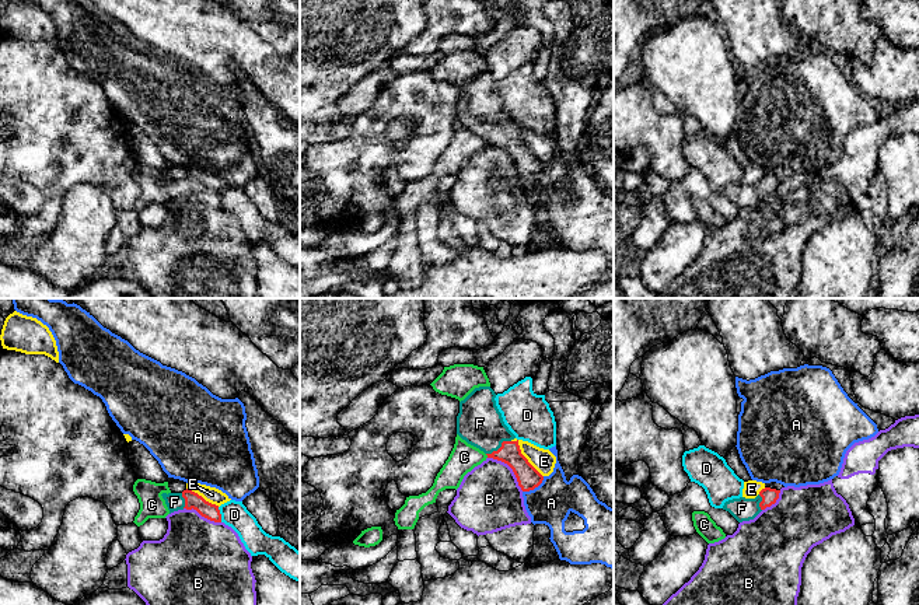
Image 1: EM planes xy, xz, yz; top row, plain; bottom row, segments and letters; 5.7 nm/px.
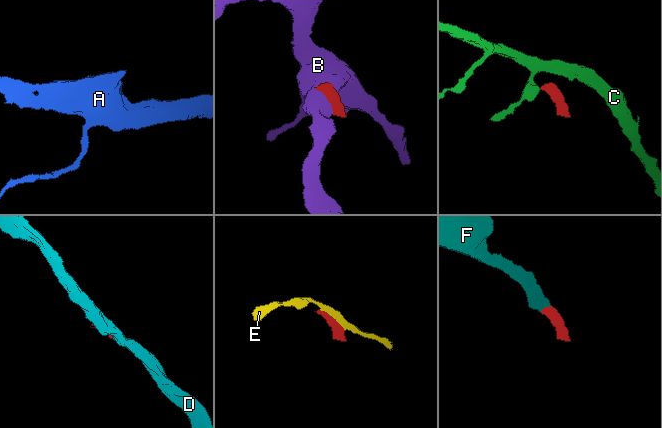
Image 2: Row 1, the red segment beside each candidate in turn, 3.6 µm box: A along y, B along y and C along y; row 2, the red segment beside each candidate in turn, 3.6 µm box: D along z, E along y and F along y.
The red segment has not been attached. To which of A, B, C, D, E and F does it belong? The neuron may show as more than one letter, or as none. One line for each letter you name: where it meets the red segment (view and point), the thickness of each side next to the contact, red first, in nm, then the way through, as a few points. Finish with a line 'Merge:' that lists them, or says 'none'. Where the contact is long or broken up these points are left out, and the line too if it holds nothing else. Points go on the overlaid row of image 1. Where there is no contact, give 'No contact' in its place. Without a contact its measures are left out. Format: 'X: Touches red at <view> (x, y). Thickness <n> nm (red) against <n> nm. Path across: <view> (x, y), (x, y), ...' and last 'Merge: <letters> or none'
F: Touches red at xz (500, 447). Thickness 140 nm (red) against 260 nm. Path across: xz (528, 478), (500, 447), (479, 423)
Merge: F

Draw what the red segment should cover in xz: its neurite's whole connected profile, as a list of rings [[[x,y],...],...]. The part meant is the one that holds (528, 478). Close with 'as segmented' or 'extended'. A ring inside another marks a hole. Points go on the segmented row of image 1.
[[[490,387],[475,388],[460,402],[457,434],[483,451],[488,458],[507,464],[523,492],[538,487],[544,476],[521,454],[518,440],[504,424]]] | extended

